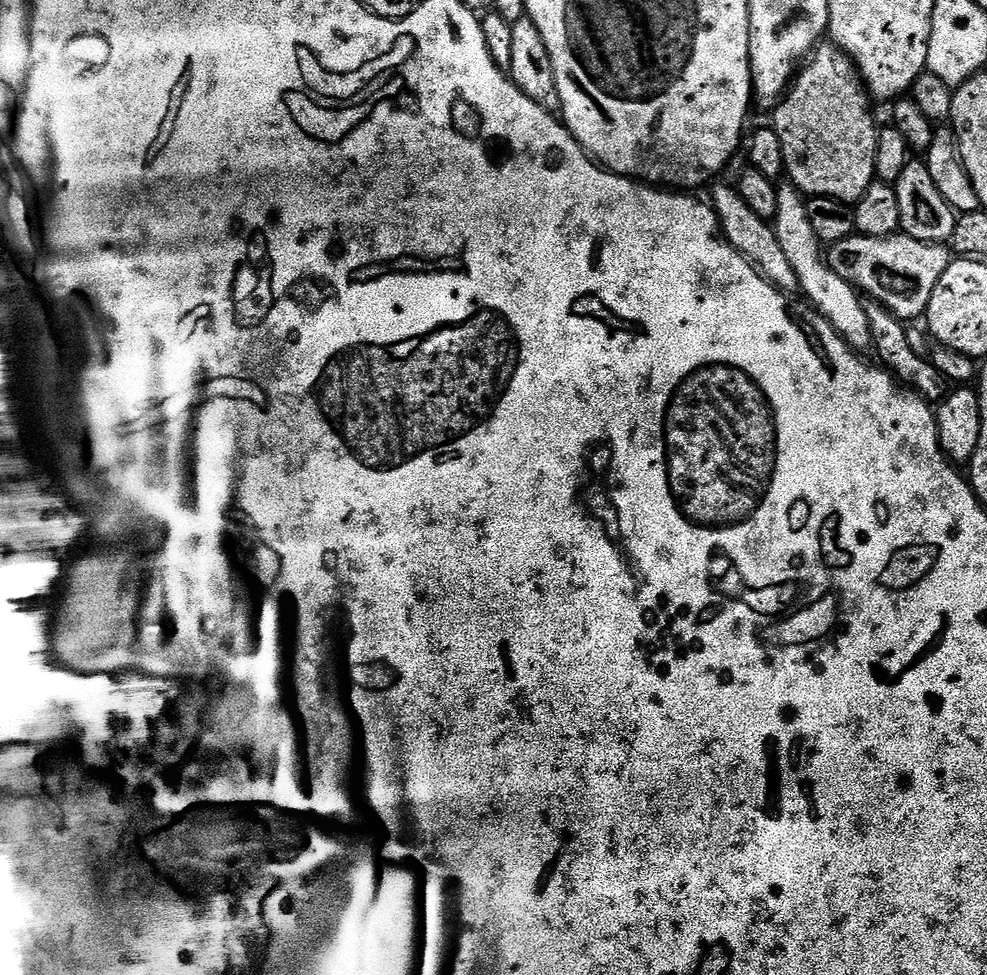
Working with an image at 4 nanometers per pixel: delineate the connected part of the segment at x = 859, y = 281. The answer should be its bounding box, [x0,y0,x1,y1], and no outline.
[826,234,954,322]

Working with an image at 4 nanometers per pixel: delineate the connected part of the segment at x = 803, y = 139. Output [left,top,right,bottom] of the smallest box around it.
[771,47,880,206]

